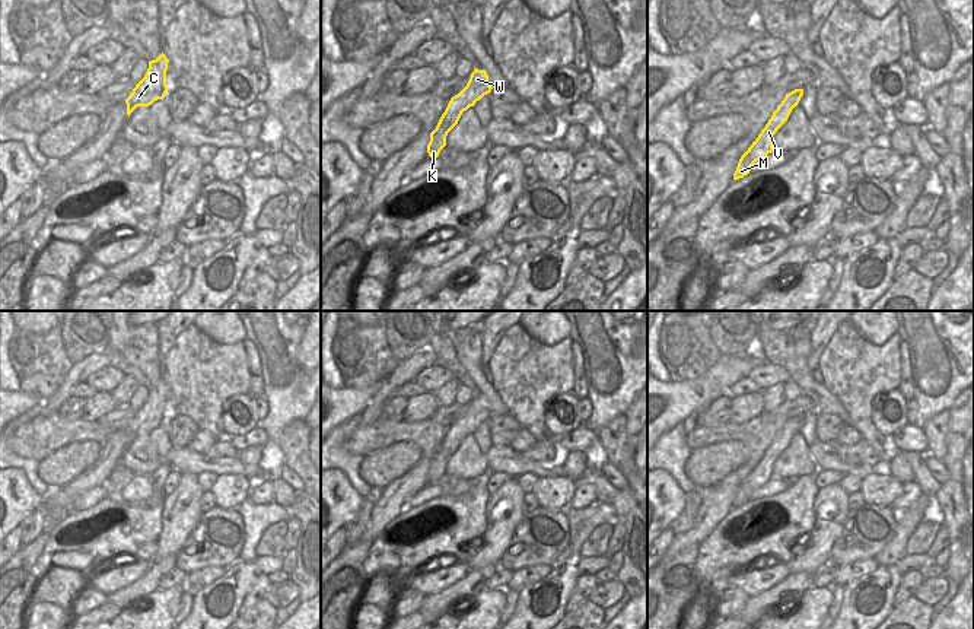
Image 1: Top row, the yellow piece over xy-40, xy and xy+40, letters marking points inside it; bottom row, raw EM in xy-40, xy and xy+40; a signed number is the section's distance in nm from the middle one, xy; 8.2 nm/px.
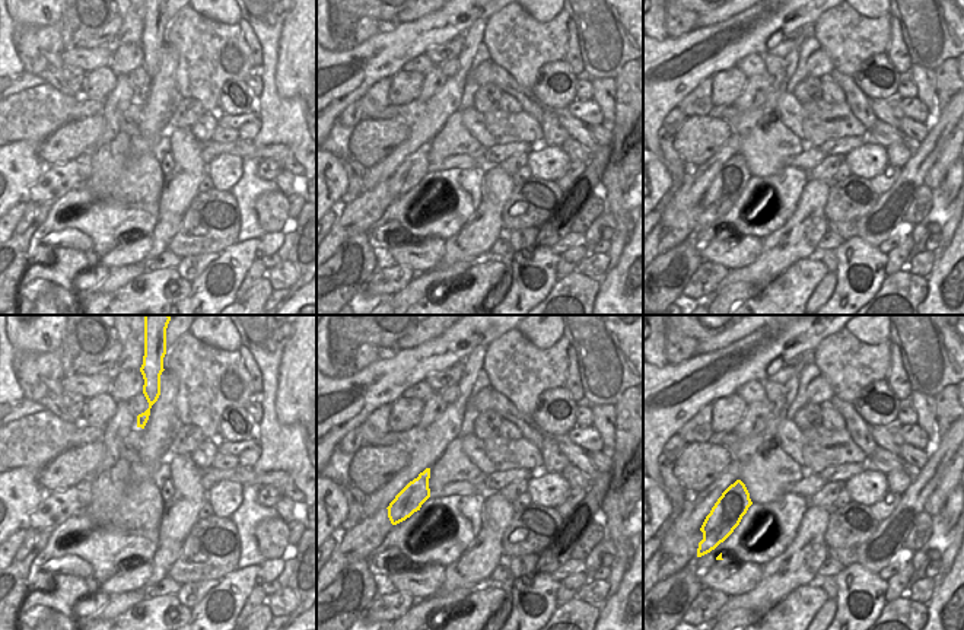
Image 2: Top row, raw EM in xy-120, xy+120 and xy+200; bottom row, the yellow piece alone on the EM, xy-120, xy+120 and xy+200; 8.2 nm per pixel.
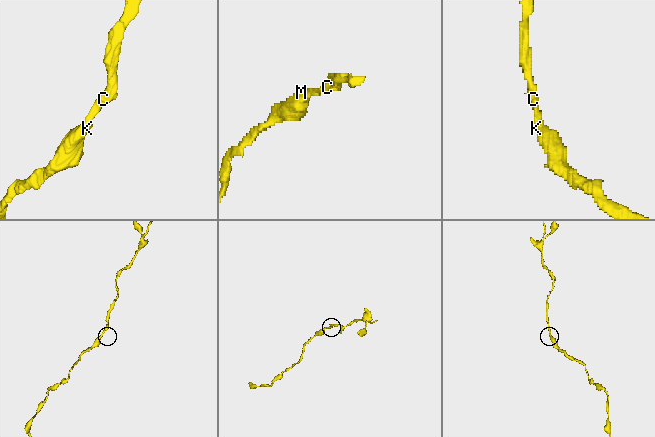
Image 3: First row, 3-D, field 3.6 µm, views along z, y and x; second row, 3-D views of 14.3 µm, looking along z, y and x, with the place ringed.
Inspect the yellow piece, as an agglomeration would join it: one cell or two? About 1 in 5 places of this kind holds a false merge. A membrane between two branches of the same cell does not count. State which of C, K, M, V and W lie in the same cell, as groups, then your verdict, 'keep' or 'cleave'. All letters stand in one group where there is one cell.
C K M V W | keep

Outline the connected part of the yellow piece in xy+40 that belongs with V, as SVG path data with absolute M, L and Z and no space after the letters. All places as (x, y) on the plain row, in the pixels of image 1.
M795 416L786 420L782 431L773 439L771 445L761 457L758 464L752 468L748 477L741 483L736 498L733 501L733 506L744 505L749 501L749 495L757 489L765 485L773 479L773 463L777 457L787 448L792 436L798 433L800 425L803 422L803 416Z

